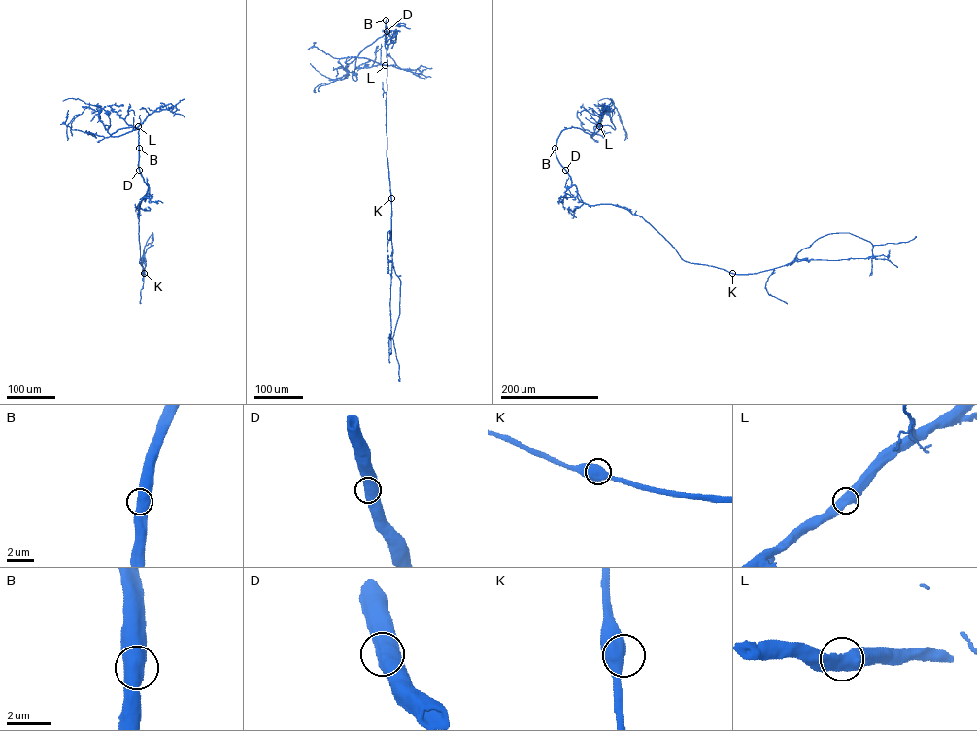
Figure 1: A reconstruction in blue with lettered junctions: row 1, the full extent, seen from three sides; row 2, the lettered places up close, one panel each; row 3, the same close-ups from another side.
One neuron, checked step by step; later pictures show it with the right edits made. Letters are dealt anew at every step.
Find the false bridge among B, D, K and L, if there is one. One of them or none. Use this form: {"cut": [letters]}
{"cut": []}

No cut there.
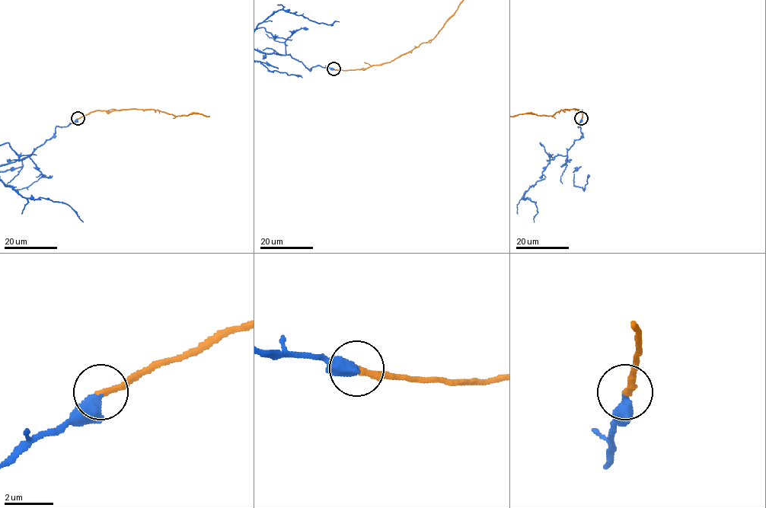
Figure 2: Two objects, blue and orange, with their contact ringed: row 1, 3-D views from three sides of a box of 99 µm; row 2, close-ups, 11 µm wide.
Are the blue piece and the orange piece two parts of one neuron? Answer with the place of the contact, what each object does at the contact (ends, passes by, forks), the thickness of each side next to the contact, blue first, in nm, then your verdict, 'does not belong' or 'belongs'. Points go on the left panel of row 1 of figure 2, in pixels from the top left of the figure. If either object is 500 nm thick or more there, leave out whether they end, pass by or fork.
place (78, 118); calibres 550 and 260 nm; belongs

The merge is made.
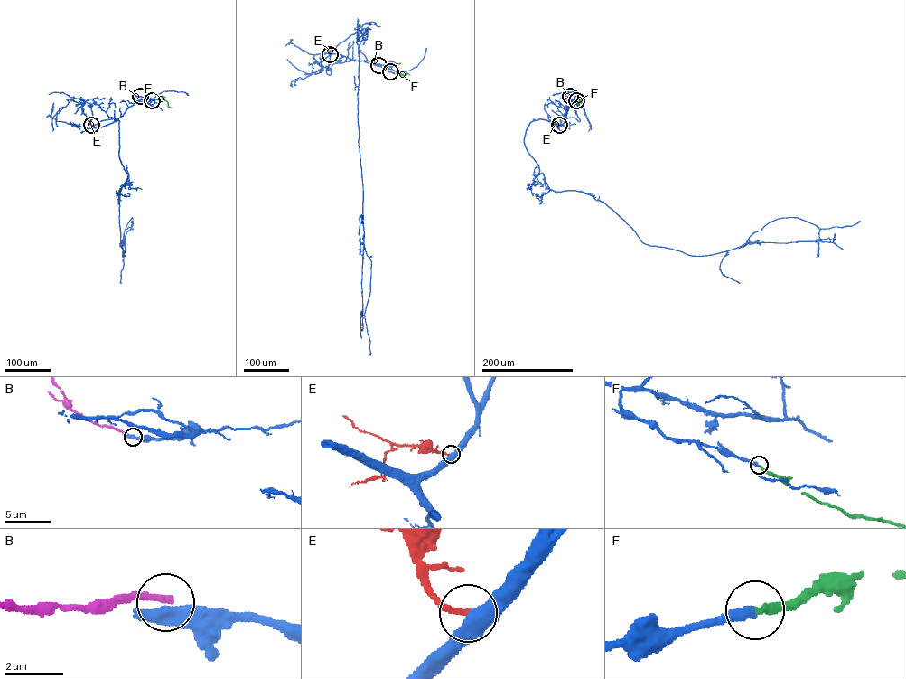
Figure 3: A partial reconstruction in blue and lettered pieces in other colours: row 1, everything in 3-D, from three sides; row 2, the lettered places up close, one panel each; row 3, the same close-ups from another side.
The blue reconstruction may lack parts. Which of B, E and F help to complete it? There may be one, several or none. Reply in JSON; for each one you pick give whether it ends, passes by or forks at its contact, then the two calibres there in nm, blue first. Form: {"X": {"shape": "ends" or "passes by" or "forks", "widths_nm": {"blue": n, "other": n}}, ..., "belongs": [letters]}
{"F": {"shape": "ends", "widths_nm": {"blue": 300, "other": 220}}, "belongs": ["F"]}

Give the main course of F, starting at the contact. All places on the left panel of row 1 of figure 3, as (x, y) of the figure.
F: (152, 100), (163, 99), (172, 108)

